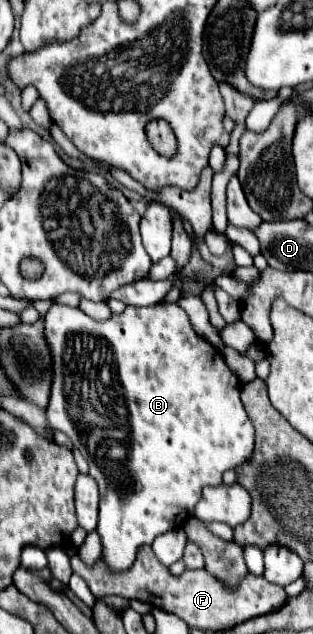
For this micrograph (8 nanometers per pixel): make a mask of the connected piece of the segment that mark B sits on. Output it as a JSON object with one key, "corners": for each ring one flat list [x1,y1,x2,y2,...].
{"corners":[[158,302,152,306,126,306,122,314,112,314,104,322,86,316,80,308,54,304,44,316,44,340,52,356,52,386,50,386,50,402,46,406,46,420,52,430,64,432,88,460,90,476,98,482,100,488,100,518,96,530,102,538,102,558,112,566,112,570,126,570,134,564,138,546,152,544,158,534,180,528,186,516,188,518,192,516,204,486,222,484,222,474,226,470,234,470,238,464,252,458,254,428,240,400,240,378,226,366,220,352,208,340,204,340,194,332,188,314,178,304]]}

